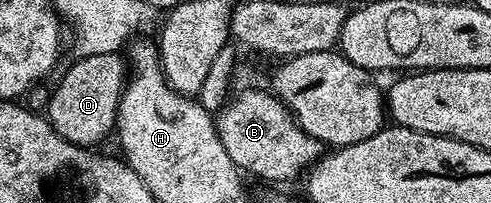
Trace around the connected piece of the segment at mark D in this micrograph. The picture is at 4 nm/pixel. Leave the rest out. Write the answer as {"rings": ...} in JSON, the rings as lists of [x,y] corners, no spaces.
{"rings":[[[121,52],[109,53],[108,55],[88,55],[87,57],[78,57],[66,69],[66,74],[58,81],[54,93],[49,94],[48,100],[44,106],[45,116],[50,125],[57,131],[61,137],[74,145],[83,147],[98,147],[98,144],[106,136],[113,134],[116,129],[118,119],[118,104],[122,98],[122,90],[126,88],[128,80],[128,61]]]}

